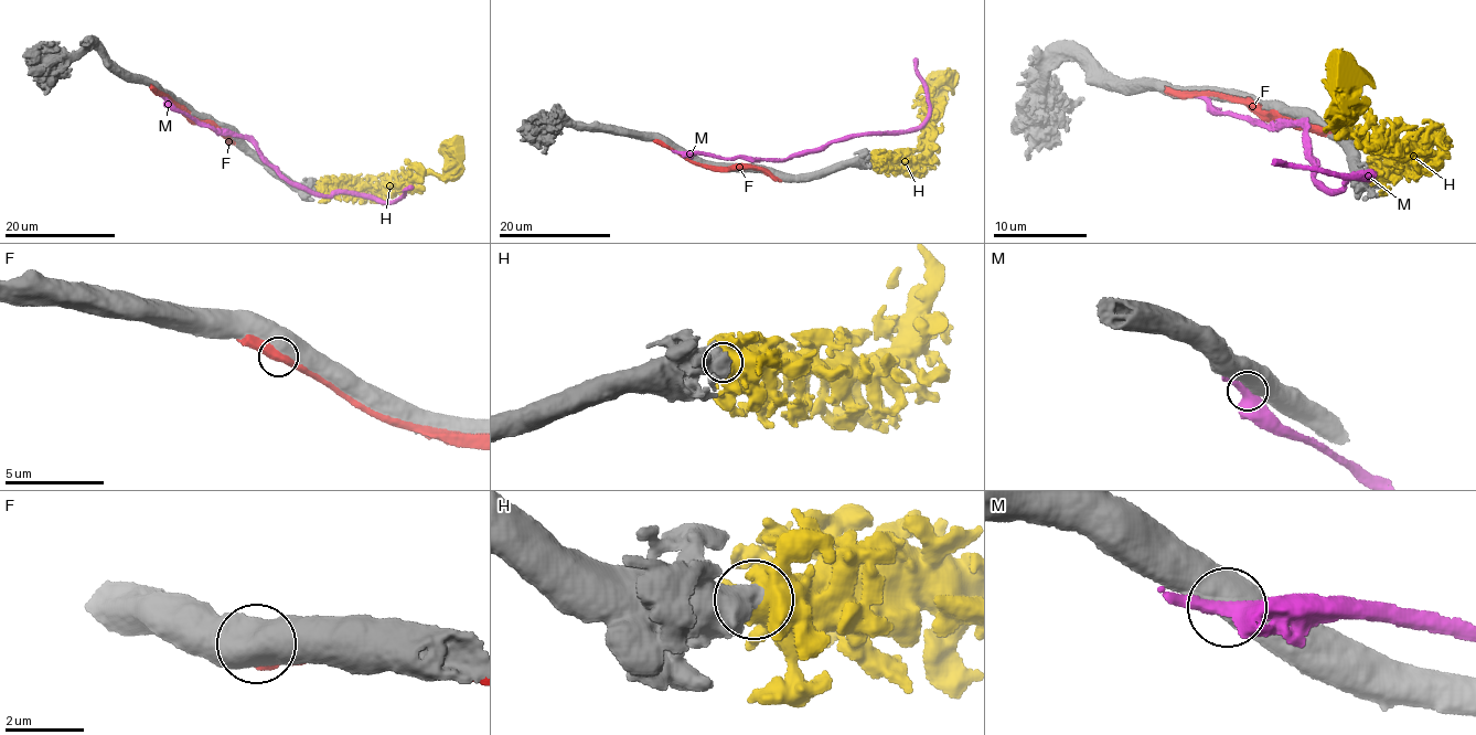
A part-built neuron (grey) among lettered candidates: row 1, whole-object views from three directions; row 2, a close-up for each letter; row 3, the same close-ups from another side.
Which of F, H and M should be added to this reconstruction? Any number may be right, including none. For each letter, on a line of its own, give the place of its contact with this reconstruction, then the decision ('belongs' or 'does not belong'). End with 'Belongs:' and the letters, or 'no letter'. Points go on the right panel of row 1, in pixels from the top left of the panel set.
F: contact (1182, 93); does not belong
H: contact (1377, 173); belongs
M: contact (1205, 98); does not belong
Belongs: H

